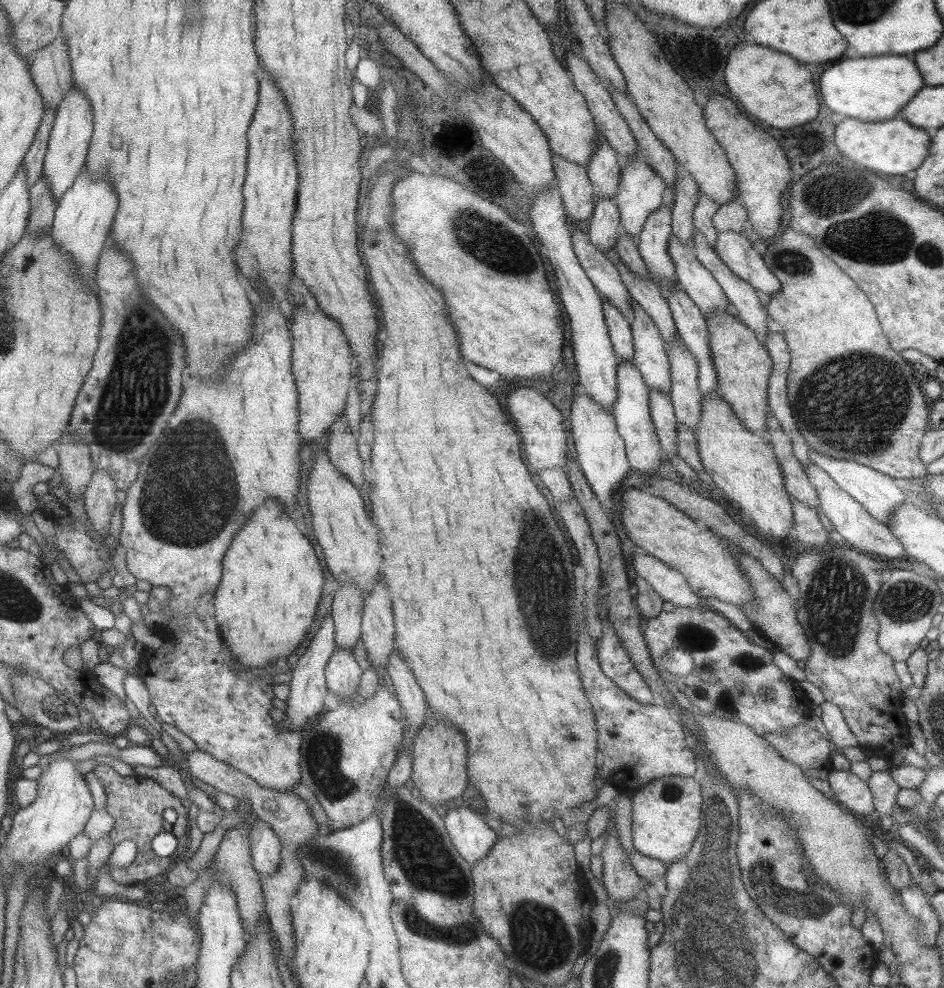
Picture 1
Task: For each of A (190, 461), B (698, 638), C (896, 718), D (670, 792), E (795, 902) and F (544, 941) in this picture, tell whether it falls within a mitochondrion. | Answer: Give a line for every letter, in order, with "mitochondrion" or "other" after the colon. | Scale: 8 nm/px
A: mitochondrion
B: mitochondrion
C: other
D: mitochondrion
E: mitochondrion
F: mitochondrion

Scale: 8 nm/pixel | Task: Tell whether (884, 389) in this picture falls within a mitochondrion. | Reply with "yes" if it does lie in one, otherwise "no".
yes

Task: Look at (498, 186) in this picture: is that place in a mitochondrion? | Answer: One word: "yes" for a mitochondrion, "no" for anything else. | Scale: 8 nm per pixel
no

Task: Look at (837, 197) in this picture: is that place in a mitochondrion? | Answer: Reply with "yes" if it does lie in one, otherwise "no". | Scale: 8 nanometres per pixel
yes

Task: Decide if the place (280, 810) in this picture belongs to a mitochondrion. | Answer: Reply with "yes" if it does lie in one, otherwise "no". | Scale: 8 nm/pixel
no

